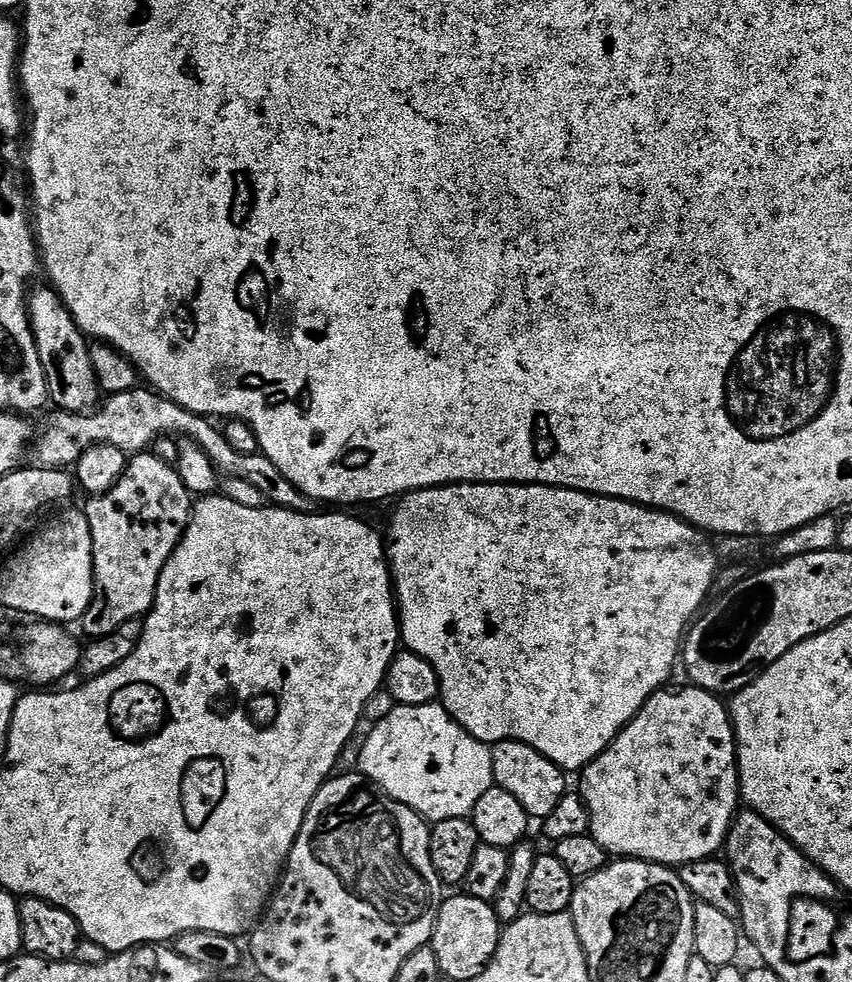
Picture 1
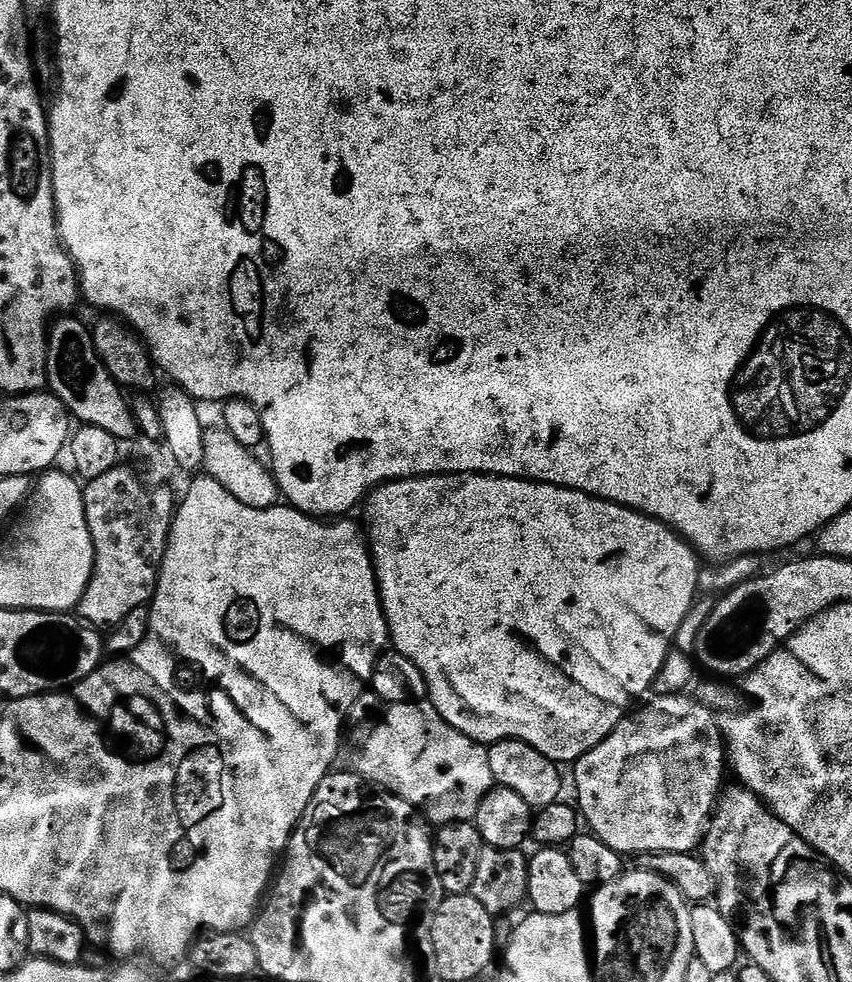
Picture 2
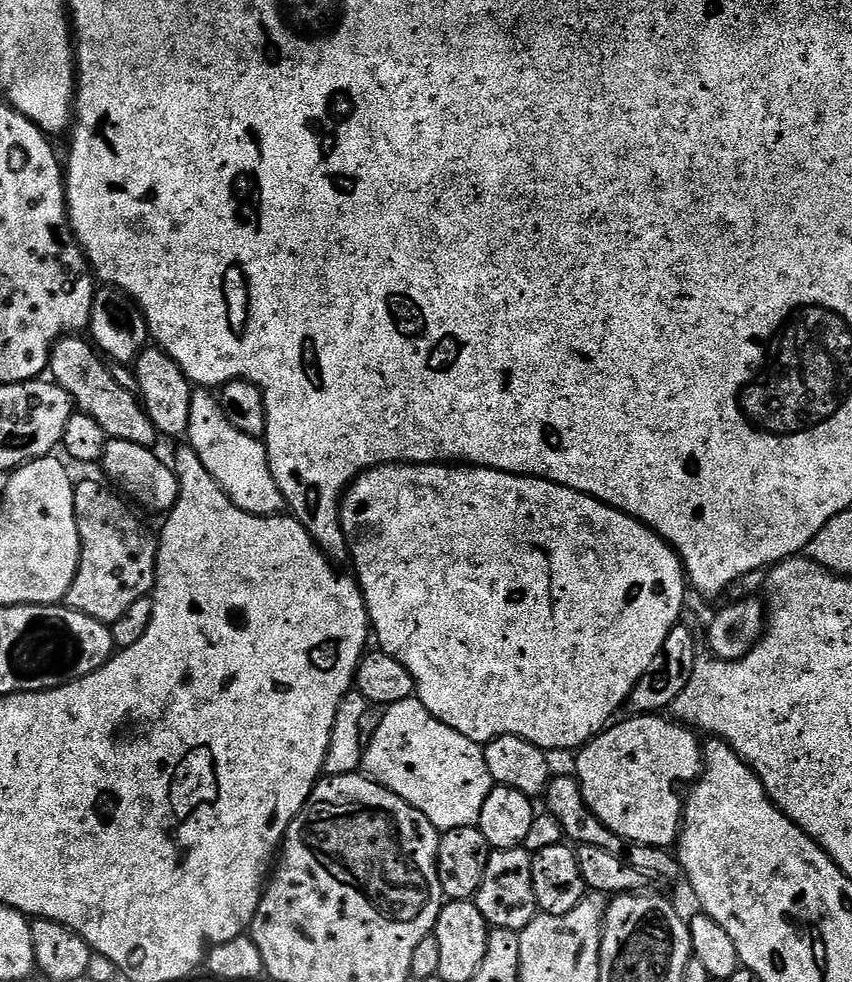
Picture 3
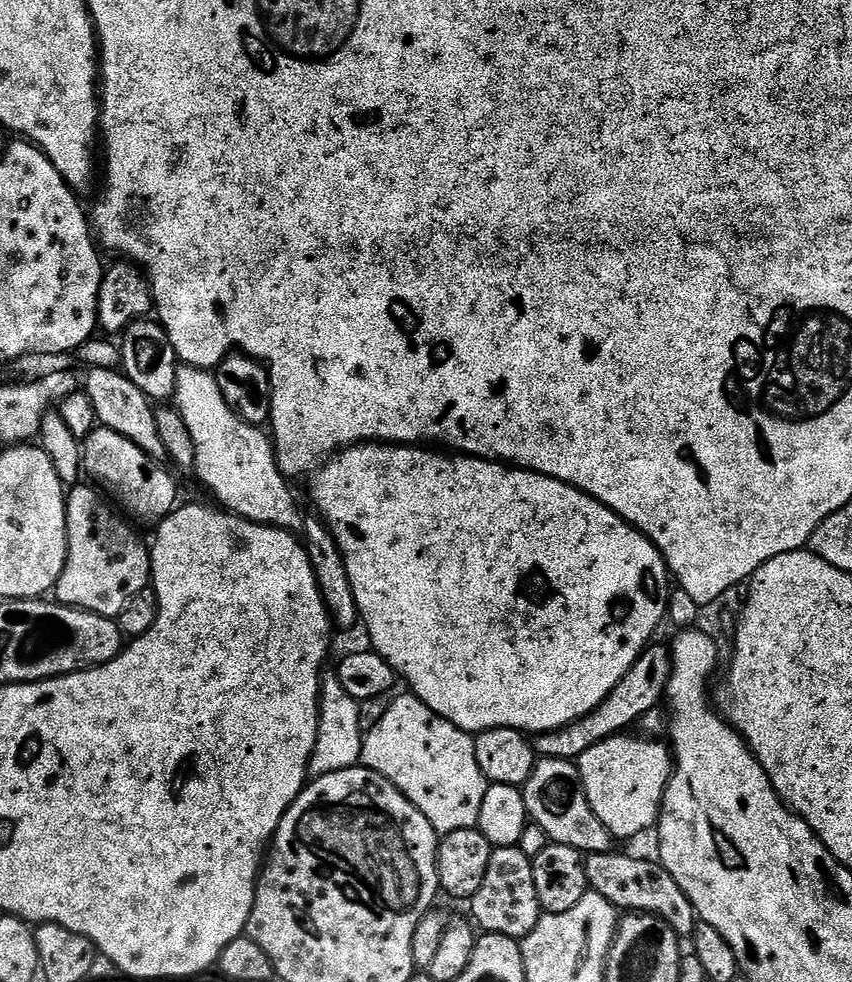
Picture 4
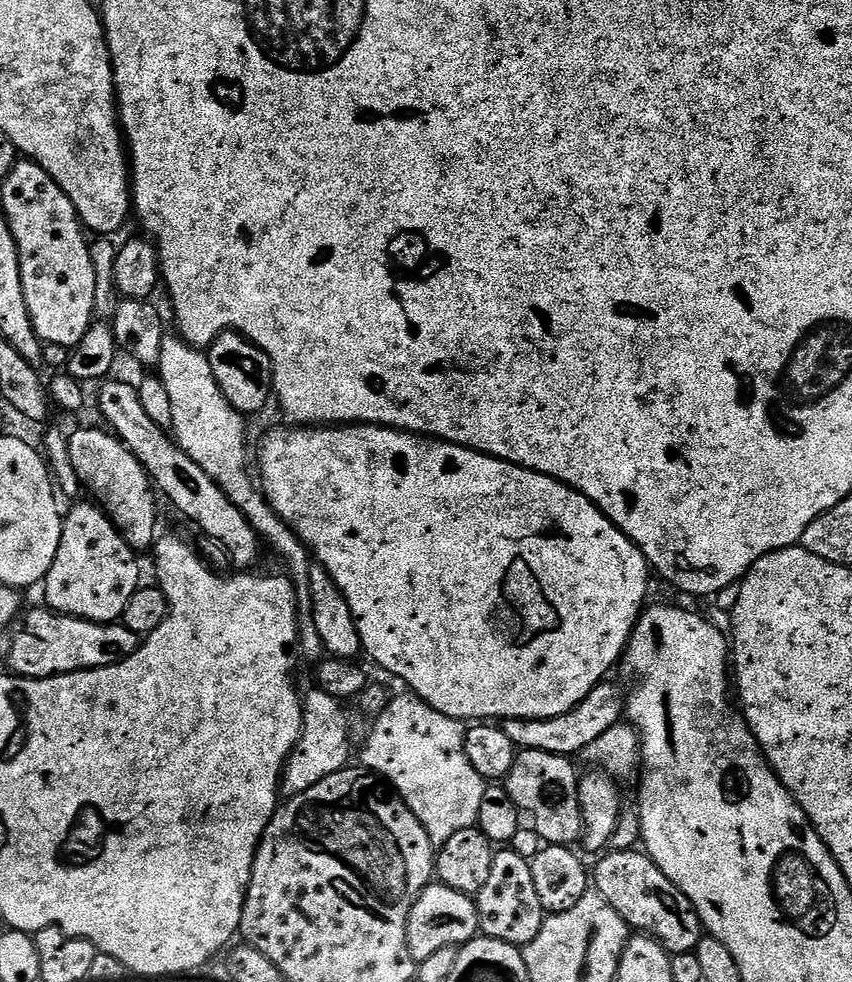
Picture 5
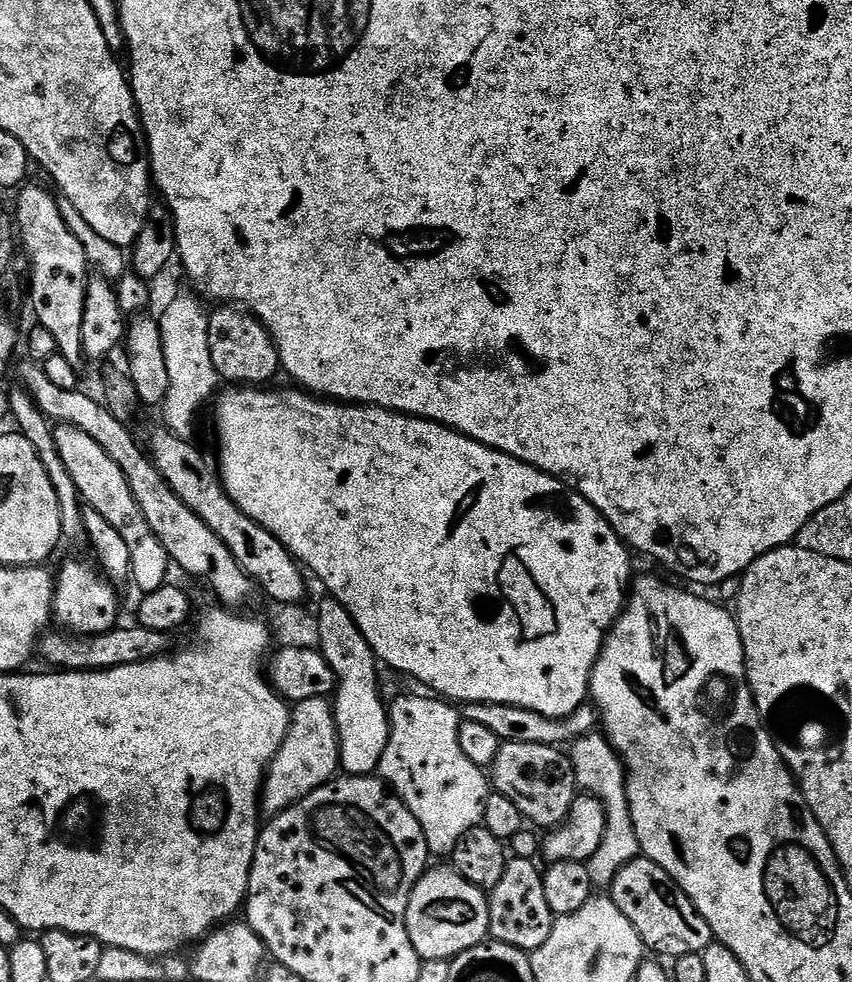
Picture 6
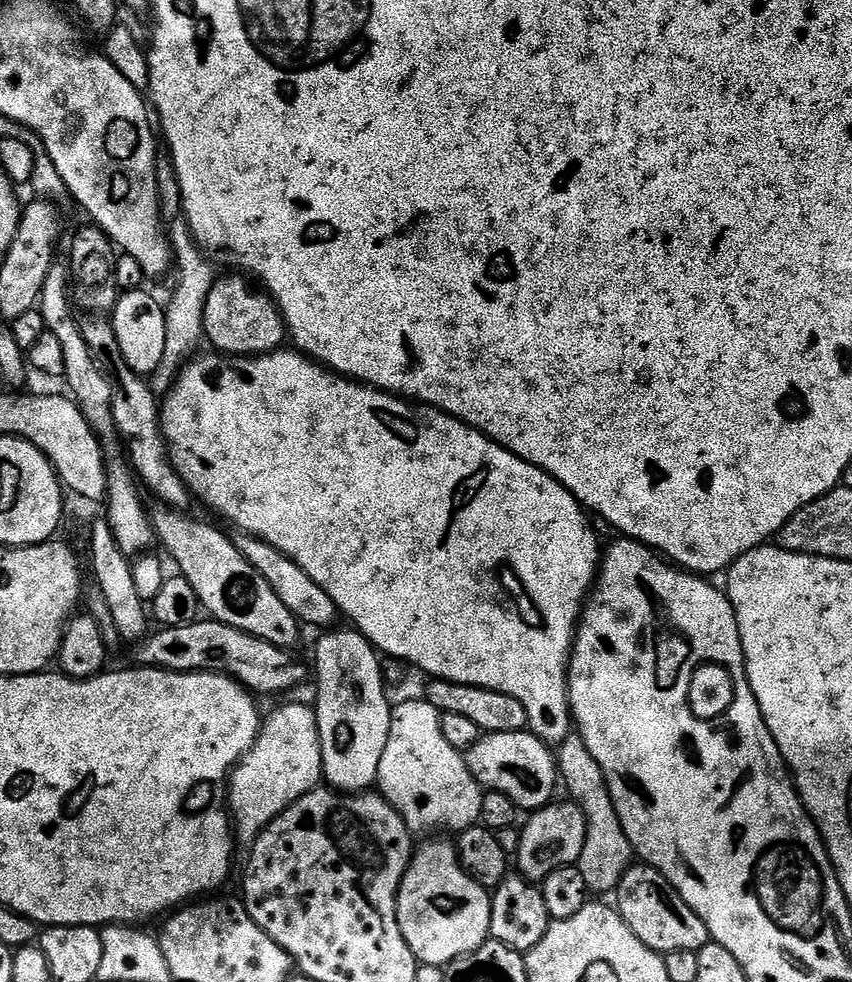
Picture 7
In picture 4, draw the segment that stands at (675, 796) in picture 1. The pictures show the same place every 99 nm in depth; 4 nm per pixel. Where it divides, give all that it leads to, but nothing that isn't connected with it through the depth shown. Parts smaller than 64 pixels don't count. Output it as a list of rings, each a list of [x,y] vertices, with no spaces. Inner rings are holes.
[[[619,734],[590,746],[578,759],[580,777],[584,783],[584,793],[602,826],[617,841],[640,836],[657,827],[660,808],[664,804],[664,792],[668,789],[668,779],[672,777],[674,757],[667,743],[659,739],[641,738],[639,735]]]

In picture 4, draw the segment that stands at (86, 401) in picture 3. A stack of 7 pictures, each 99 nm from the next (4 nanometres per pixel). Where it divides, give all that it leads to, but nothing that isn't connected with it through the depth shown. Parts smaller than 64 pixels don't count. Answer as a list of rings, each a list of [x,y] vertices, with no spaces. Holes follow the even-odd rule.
[[[94,368],[87,373],[89,376],[82,380],[83,391],[87,392],[90,402],[94,402],[96,419],[101,425],[118,434],[122,438],[130,438],[134,446],[142,449],[152,460],[165,459],[162,438],[158,438],[156,413],[153,401],[144,396],[142,390],[128,380],[123,371]]]

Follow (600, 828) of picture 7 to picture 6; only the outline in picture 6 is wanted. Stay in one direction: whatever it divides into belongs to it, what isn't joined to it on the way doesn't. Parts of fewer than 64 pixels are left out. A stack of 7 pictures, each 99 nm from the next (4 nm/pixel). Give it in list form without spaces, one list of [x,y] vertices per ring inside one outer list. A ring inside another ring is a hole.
[[[591,732],[575,739],[570,746],[568,757],[574,770],[577,787],[586,794],[592,795],[604,808],[606,826],[603,830],[602,843],[591,858],[585,861],[590,873],[593,887],[609,887],[618,870],[639,857],[640,843],[630,818],[627,773],[622,759],[612,748],[607,737],[600,732]]]

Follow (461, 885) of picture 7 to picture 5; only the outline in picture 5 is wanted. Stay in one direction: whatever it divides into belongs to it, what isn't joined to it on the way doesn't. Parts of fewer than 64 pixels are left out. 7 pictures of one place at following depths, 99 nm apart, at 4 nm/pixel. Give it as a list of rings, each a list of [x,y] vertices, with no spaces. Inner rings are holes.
[[[433,882],[424,889],[418,902],[414,902],[408,919],[408,945],[417,962],[430,958],[430,954],[442,950],[442,946],[463,946],[476,939],[479,932],[480,919],[475,899],[458,890],[450,890],[450,886],[439,882]]]

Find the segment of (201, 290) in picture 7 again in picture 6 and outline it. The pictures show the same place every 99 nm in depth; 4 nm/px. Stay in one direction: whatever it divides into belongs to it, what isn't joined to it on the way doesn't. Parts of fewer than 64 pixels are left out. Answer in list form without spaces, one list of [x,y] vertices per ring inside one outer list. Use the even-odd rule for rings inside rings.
[[[199,295],[176,296],[164,308],[164,313],[158,316],[160,333],[162,334],[162,354],[166,354],[166,374],[170,378],[170,390],[166,394],[162,411],[164,411],[163,427],[176,436],[185,438],[193,434],[192,427],[204,408],[204,403],[211,401],[217,395],[218,377],[214,370],[214,358],[210,358],[210,334],[208,333],[209,309],[204,309],[205,301]]]

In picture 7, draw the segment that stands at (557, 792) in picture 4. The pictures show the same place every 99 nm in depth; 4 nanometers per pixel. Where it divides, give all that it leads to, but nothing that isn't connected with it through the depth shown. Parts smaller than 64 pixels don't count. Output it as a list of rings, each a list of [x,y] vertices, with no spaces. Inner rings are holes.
[[[531,731],[481,735],[480,740],[468,748],[466,759],[470,774],[481,789],[506,794],[517,809],[535,810],[553,803],[556,786],[558,790],[557,757],[553,749]]]

